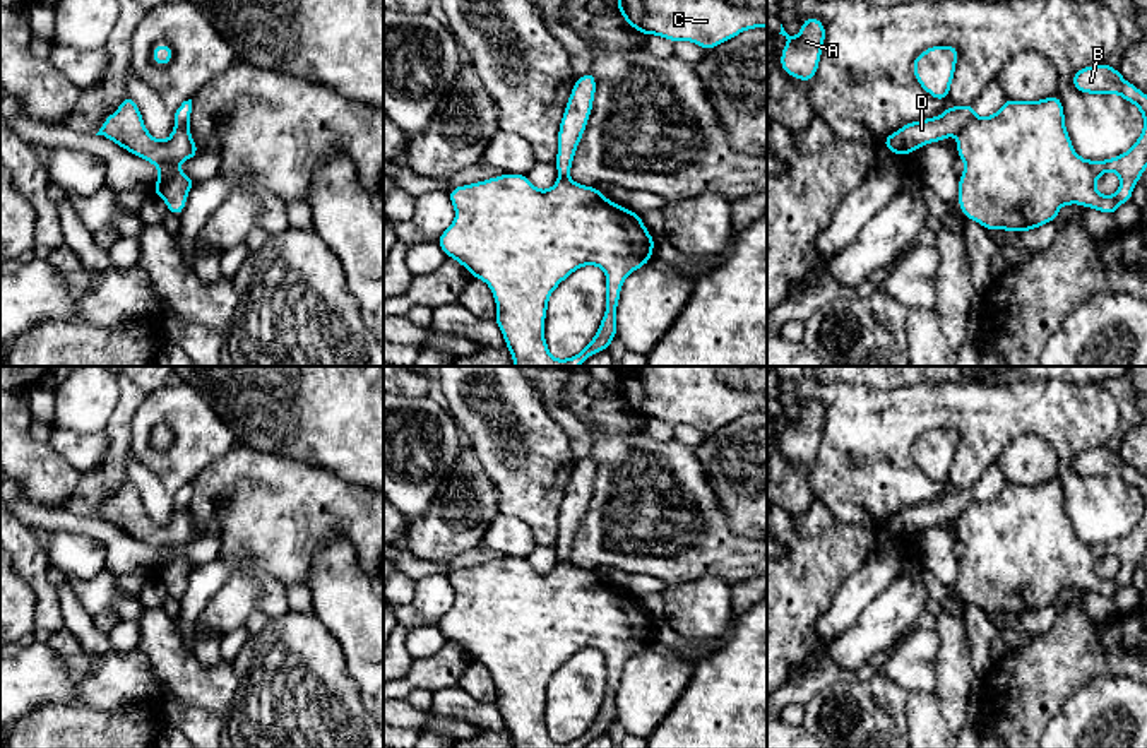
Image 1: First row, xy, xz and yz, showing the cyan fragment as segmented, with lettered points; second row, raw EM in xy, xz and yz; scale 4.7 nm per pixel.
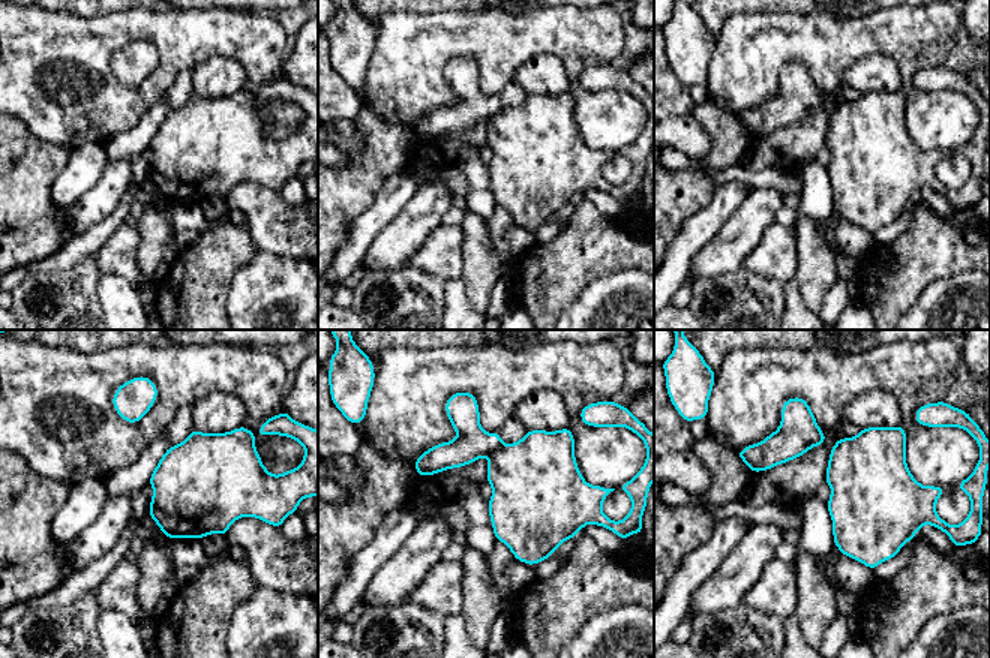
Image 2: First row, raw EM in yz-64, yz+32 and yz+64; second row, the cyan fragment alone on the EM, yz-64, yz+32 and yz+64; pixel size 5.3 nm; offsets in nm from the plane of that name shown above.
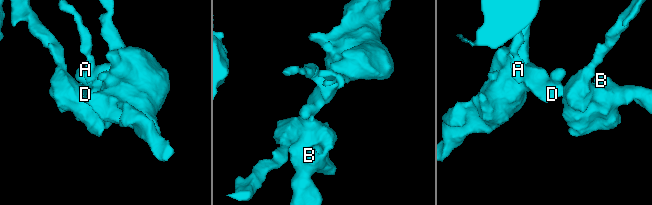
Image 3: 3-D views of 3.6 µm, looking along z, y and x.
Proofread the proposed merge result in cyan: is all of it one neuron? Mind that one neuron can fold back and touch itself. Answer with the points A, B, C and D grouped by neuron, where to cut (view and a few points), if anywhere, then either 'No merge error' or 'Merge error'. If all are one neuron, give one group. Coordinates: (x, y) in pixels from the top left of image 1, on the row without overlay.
Groups: A C D / B. Split along yz (976, 500), (956, 517). Merge error

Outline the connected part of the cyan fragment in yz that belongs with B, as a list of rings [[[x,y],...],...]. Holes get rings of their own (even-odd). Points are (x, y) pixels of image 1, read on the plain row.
[[[1108,447],[1089,448],[1073,457],[1072,467],[1085,478],[1118,478],[1135,488],[1144,502],[1144,514],[1137,525],[1111,543],[1084,543],[1073,534],[1065,510],[1061,483],[1055,478],[1037,484],[1007,483],[991,500],[971,502],[957,517],[957,539],[966,546],[959,560],[959,592],[964,601],[979,606],[986,614],[1032,614],[1056,604],[1063,589],[1080,587],[1113,599],[1132,584],[1135,567],[1147,551],[1147,478],[1126,466],[1118,452]],[[1106,555],[1120,560],[1114,579],[1101,579],[1096,565]]]

